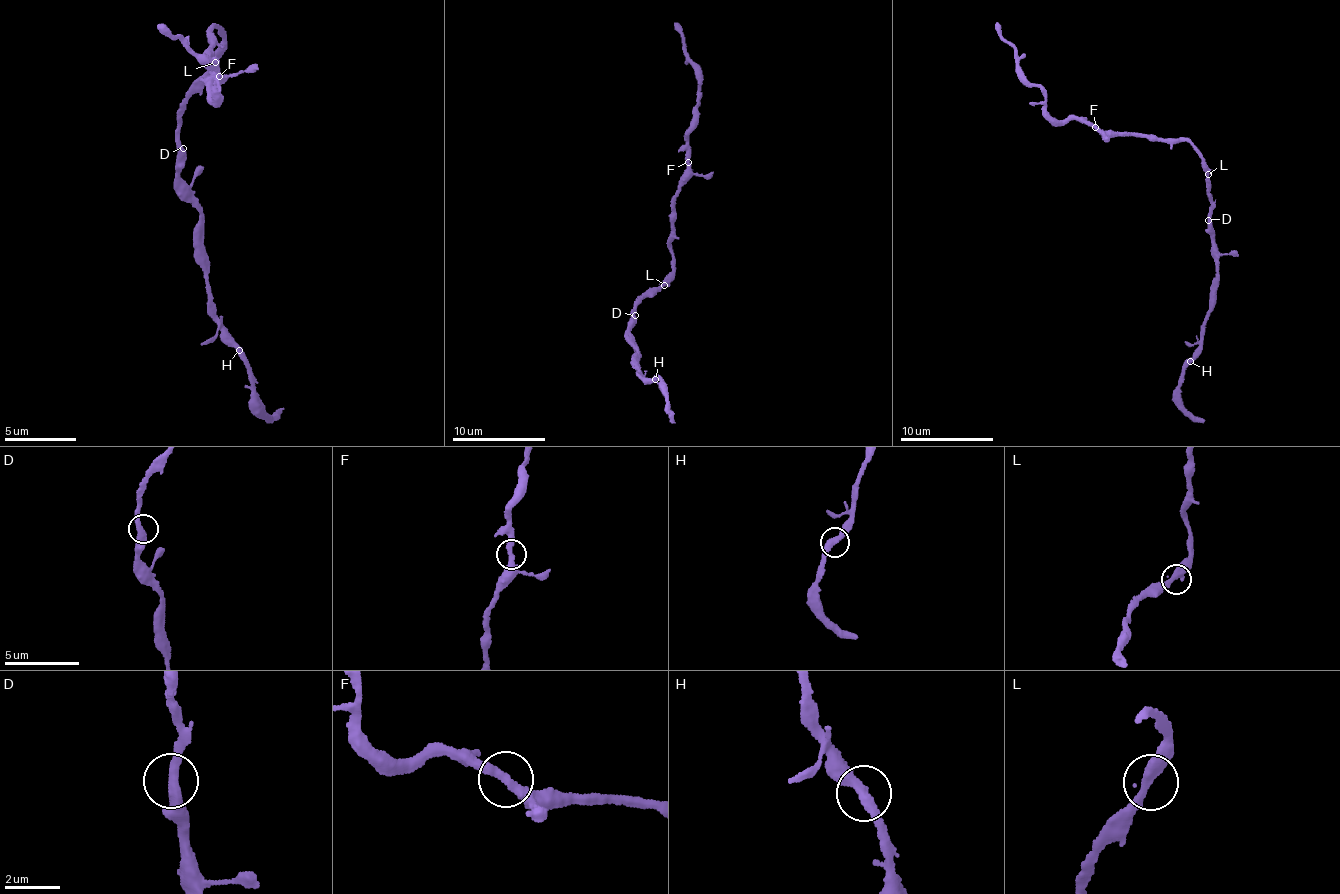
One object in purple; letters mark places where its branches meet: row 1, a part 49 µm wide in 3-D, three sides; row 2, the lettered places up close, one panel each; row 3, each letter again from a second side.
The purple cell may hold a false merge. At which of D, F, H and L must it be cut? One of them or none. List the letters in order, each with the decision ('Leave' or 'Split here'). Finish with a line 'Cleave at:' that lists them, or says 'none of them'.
D: Leave
F: Leave
H: Leave
L: Leave
Cleave at: none of them

